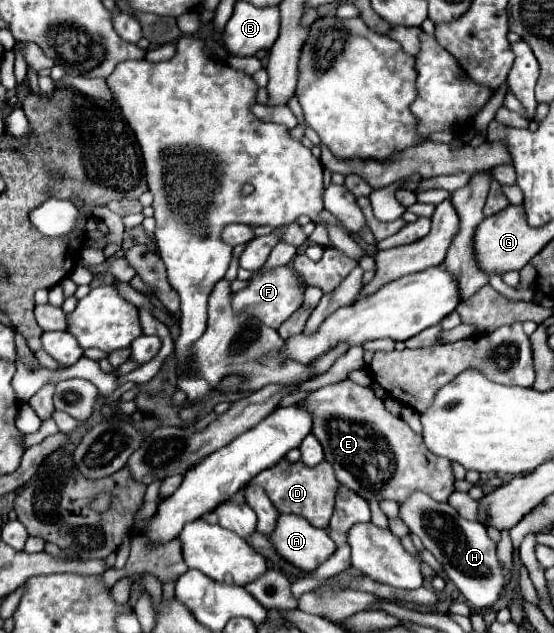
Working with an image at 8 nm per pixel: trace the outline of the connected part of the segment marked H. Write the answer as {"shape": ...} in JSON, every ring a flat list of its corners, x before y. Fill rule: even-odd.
{"shape":[[411,492,411,496,399,504,399,516,409,526,409,532,417,534,443,566,445,576,457,586,465,600,475,608,493,606,505,590,507,578,495,556,495,544,489,540,485,526,465,520,447,502,437,502,425,492]]}

